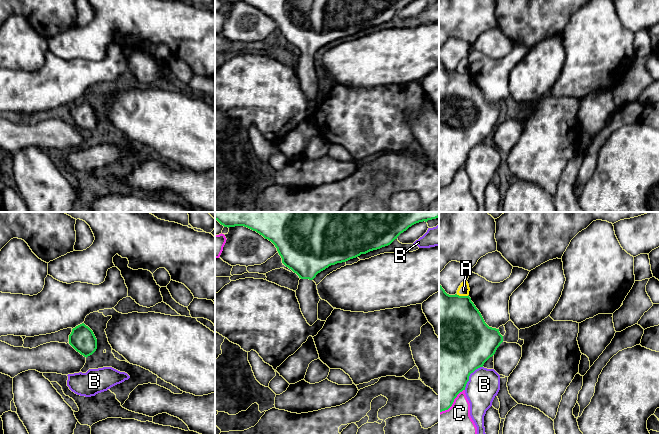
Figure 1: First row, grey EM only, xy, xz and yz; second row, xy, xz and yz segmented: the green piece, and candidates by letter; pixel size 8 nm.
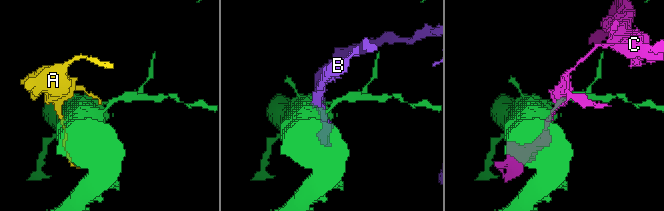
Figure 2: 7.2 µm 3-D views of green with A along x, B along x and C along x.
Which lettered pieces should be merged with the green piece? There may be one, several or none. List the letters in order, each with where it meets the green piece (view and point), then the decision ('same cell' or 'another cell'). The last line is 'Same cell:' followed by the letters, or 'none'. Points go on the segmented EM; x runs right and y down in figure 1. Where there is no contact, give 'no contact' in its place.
A: meets green in yz at (462, 296); another cell
B: meets green in yz at (469, 375); another cell
C: meets green in yz at (452, 403); another cell
Same cell: none

